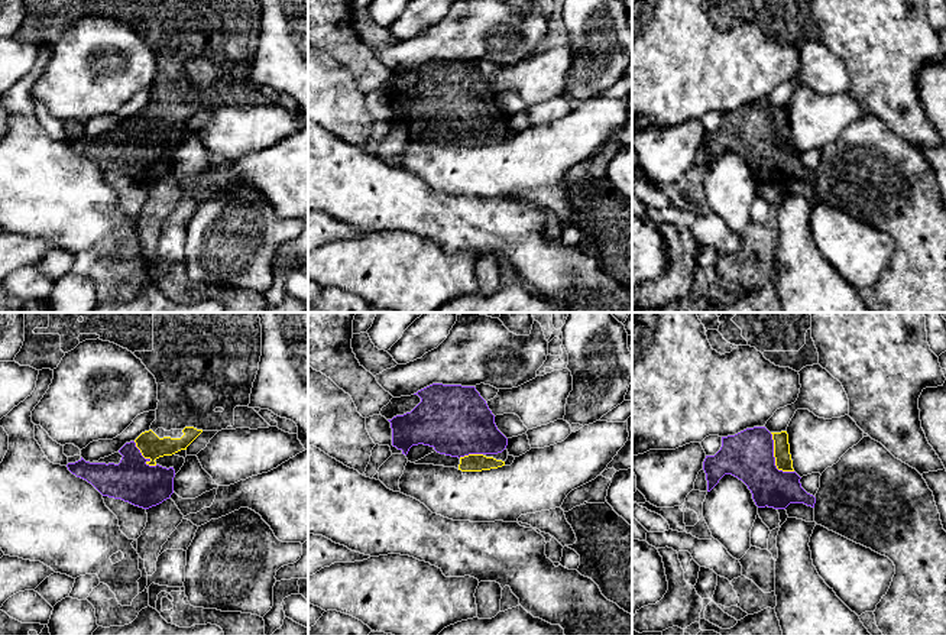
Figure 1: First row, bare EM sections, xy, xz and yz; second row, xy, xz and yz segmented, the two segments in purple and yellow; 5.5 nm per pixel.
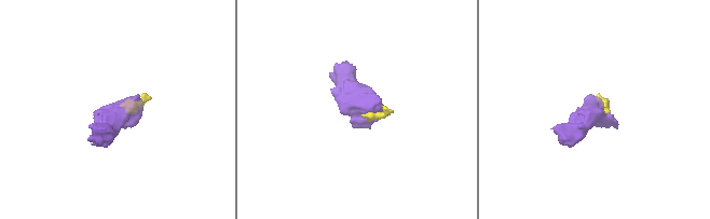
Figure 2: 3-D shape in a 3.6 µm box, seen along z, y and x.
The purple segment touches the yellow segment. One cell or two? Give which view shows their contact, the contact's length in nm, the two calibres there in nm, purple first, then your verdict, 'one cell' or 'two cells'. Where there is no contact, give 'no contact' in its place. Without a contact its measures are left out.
contact in yz; length 260 nm; calibres 280 and 100 nm; one cell

